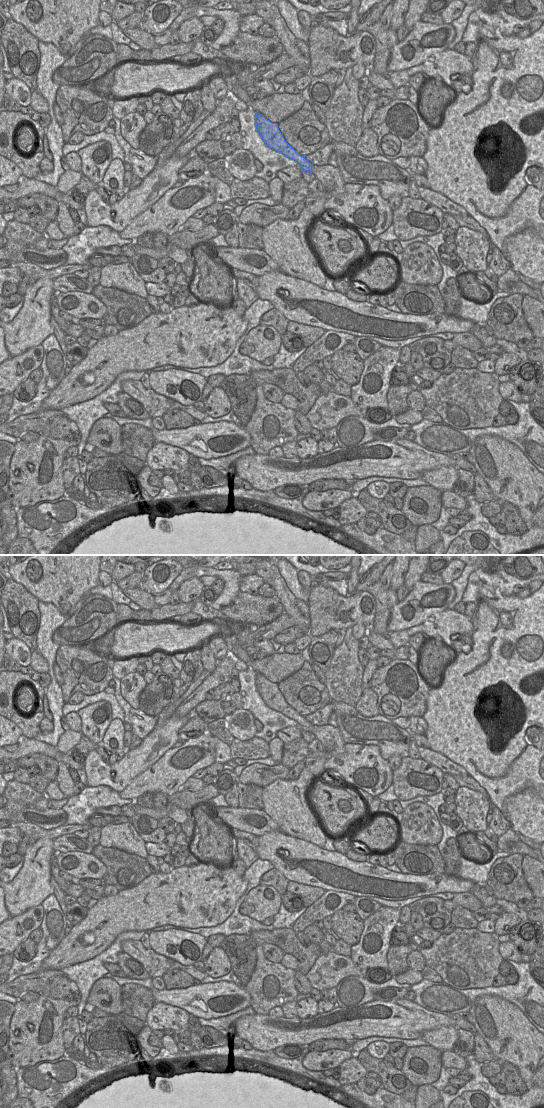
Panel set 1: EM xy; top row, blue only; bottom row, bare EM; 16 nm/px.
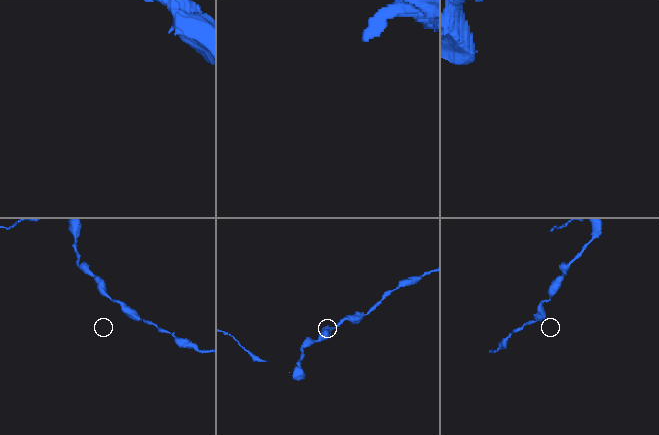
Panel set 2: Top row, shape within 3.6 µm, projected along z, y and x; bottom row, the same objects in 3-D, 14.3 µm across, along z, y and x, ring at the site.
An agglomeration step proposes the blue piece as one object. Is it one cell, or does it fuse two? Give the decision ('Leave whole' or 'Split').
Leave whole

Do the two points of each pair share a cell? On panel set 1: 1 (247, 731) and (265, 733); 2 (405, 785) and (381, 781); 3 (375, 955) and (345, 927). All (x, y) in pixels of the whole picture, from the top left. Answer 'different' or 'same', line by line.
1: different
2: different
3: different

